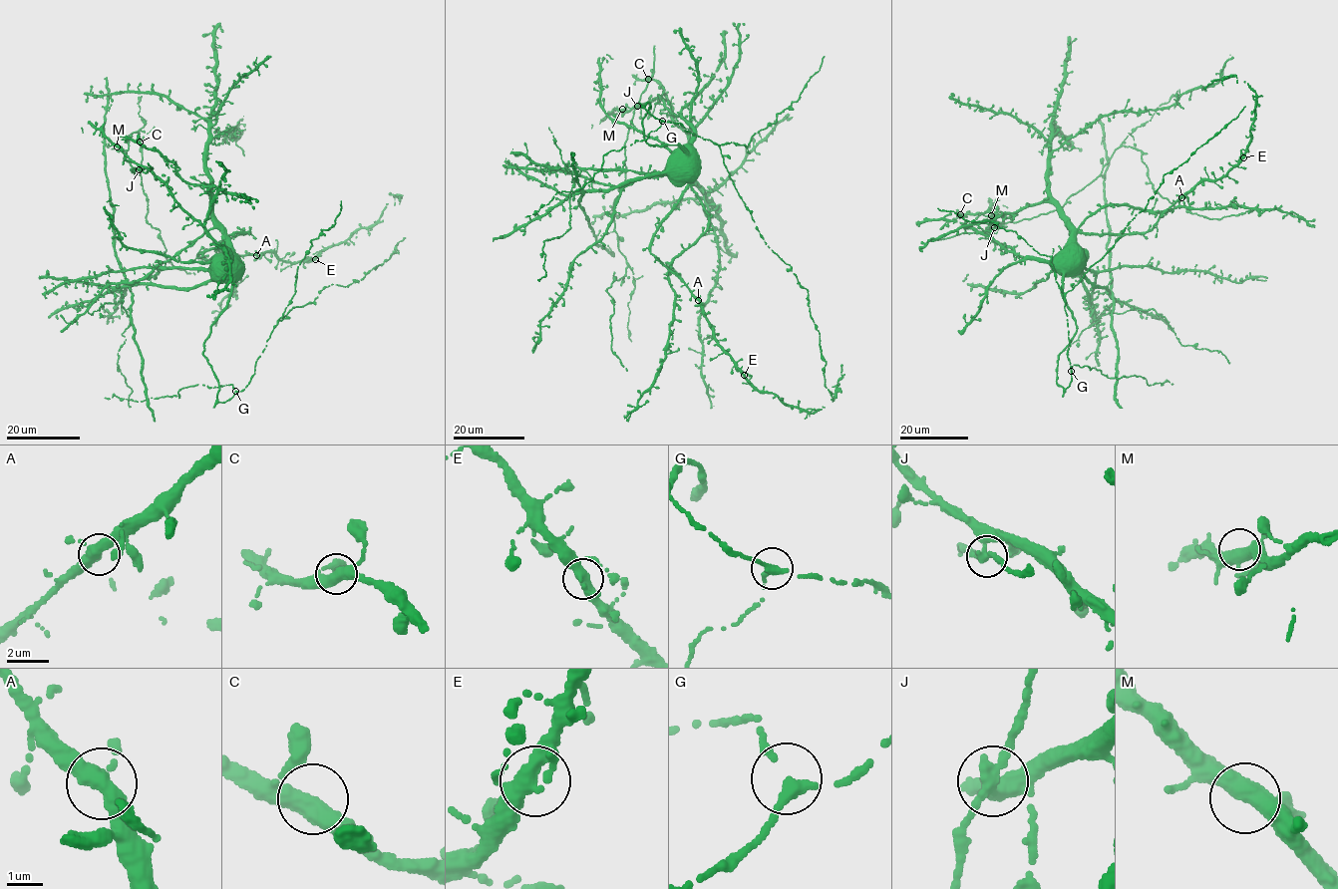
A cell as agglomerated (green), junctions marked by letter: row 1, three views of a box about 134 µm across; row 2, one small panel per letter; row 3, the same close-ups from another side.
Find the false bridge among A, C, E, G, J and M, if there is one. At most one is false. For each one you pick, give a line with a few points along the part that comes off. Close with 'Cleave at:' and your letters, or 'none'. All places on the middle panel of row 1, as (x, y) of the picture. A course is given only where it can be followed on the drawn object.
J: (637, 107), (612, 231), (595, 235), (573, 185), (570, 227), (543, 241), (539, 281)
Cleave at: J

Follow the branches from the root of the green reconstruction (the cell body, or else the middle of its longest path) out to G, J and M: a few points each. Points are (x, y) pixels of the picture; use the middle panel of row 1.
G: (680, 158), (687, 152), (677, 145), (646, 141), (646, 103), (662, 121)
J: (680, 158), (687, 153), (694, 134), (687, 121), (666, 107), (660, 98), (637, 107)
M: (680, 158), (690, 148), (693, 130), (687, 121), (666, 107), (663, 99), (657, 98), (627, 112), (622, 109)

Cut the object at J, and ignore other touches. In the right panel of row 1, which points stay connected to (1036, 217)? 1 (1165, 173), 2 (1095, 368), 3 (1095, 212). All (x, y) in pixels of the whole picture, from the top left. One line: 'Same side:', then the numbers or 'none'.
Same side: none

